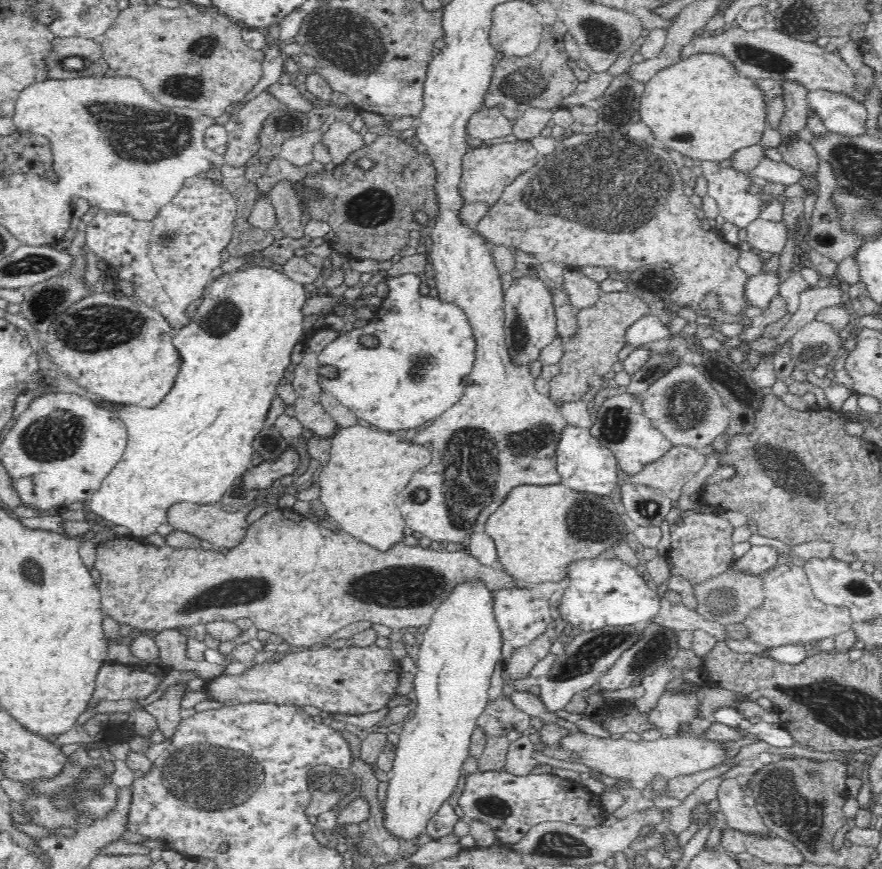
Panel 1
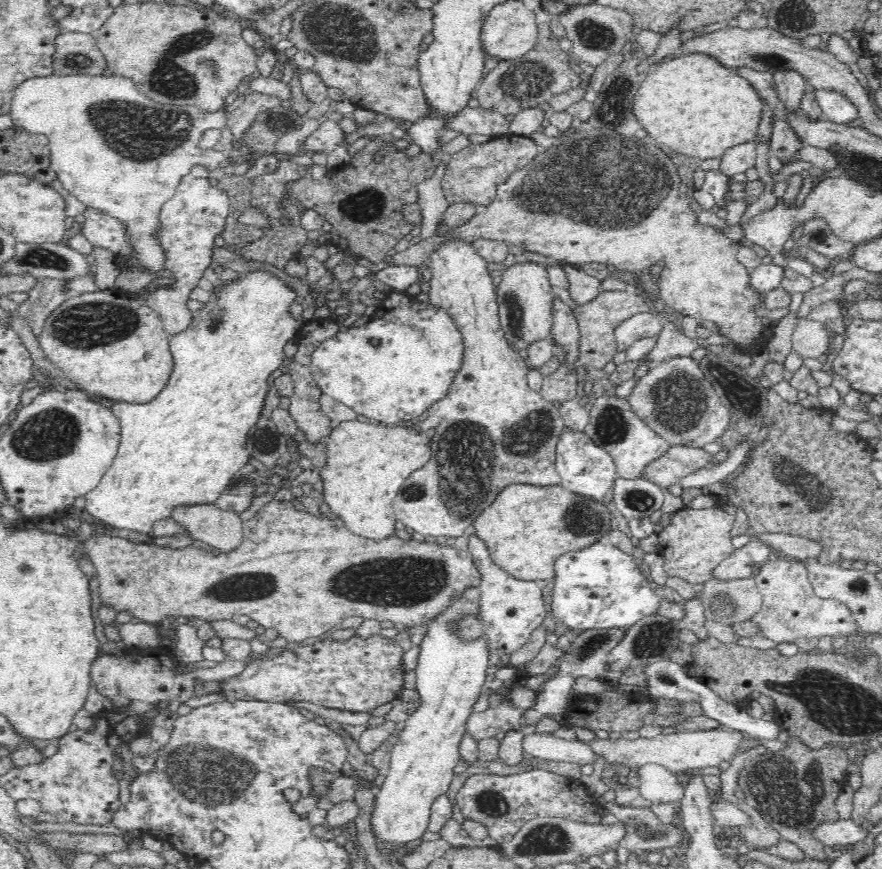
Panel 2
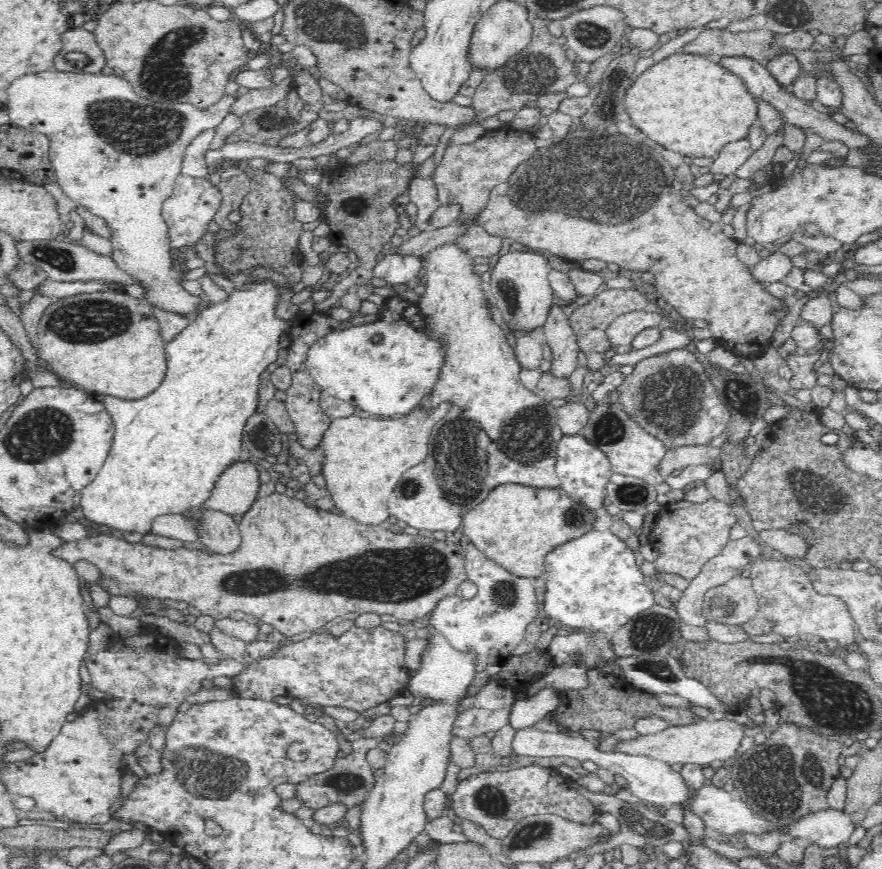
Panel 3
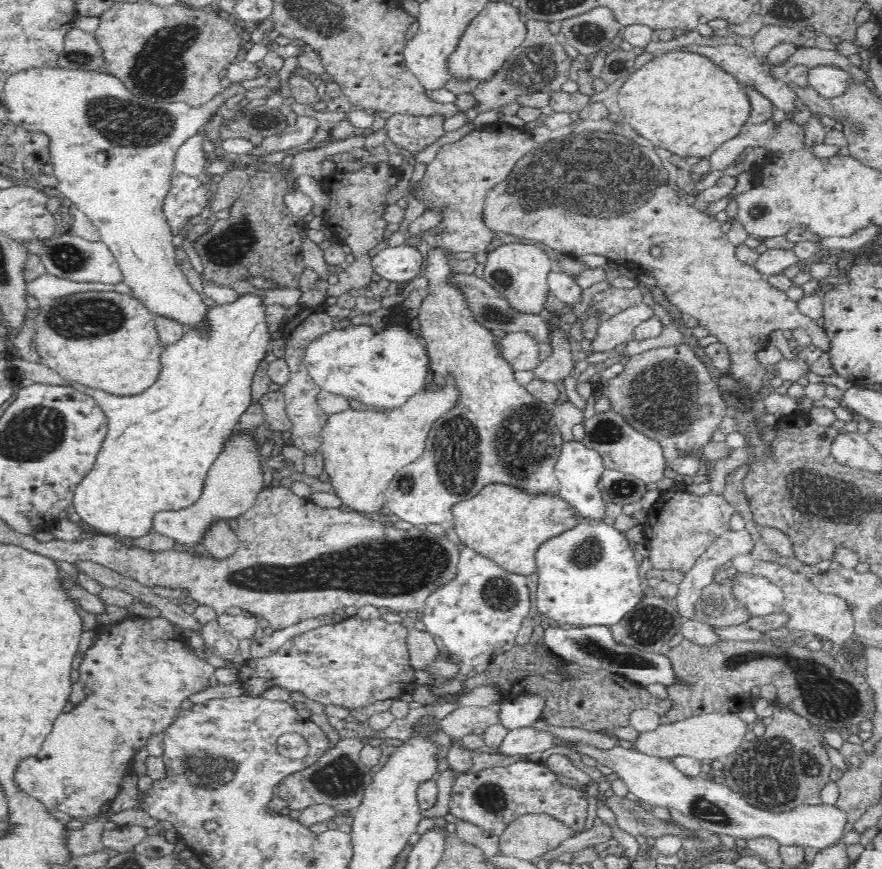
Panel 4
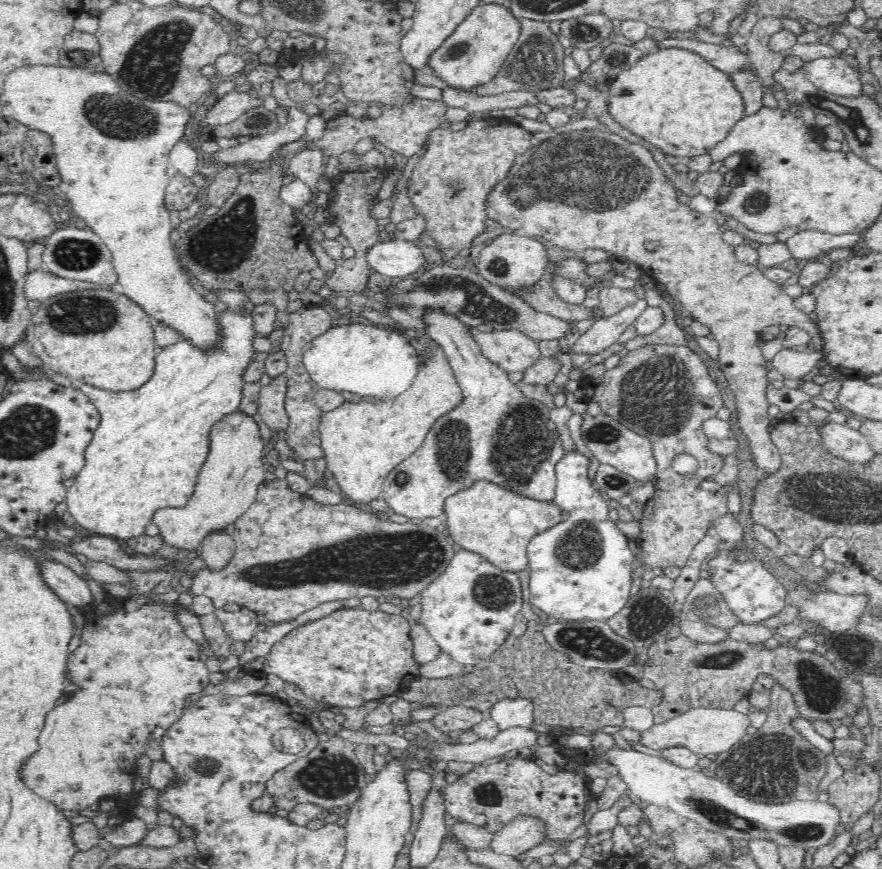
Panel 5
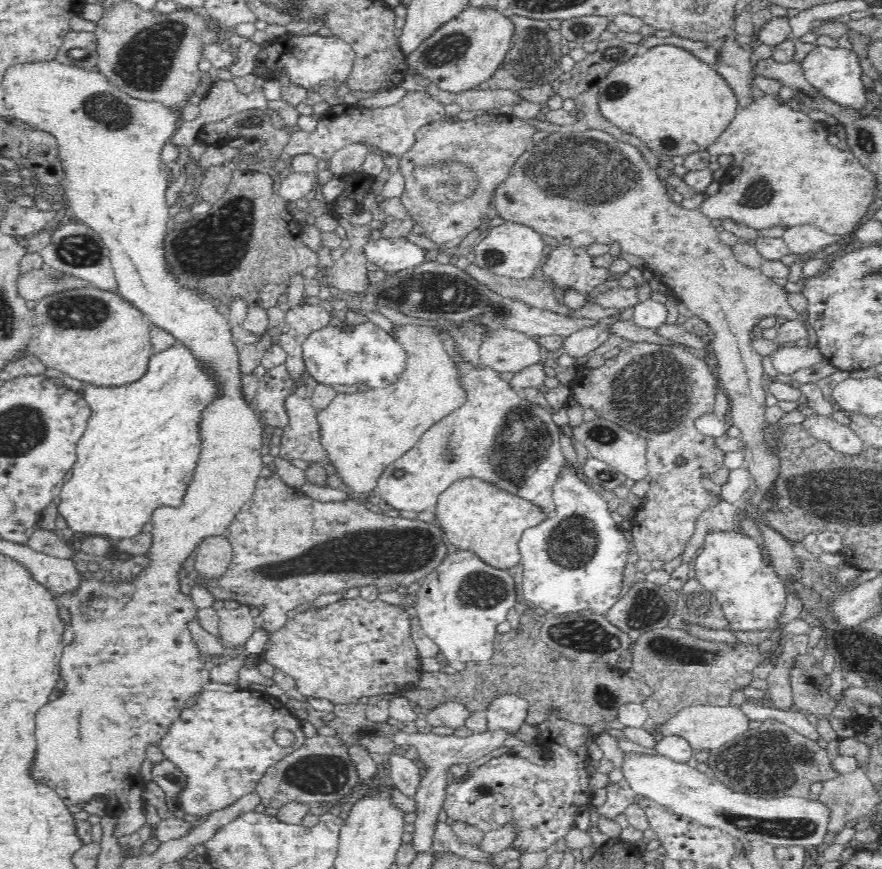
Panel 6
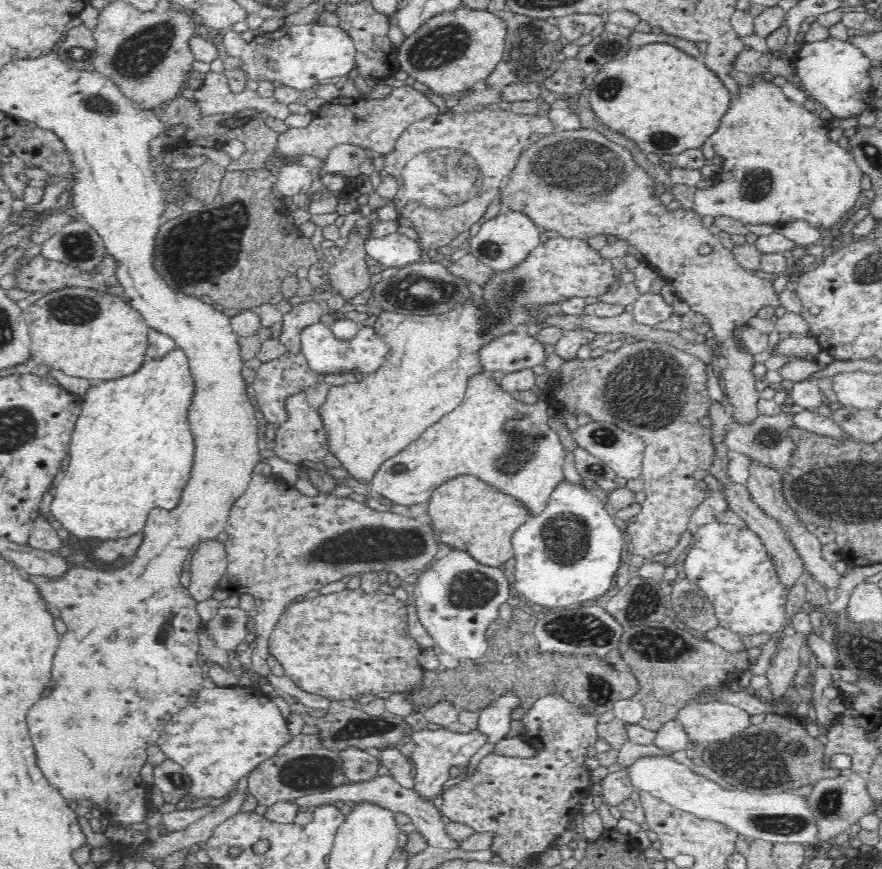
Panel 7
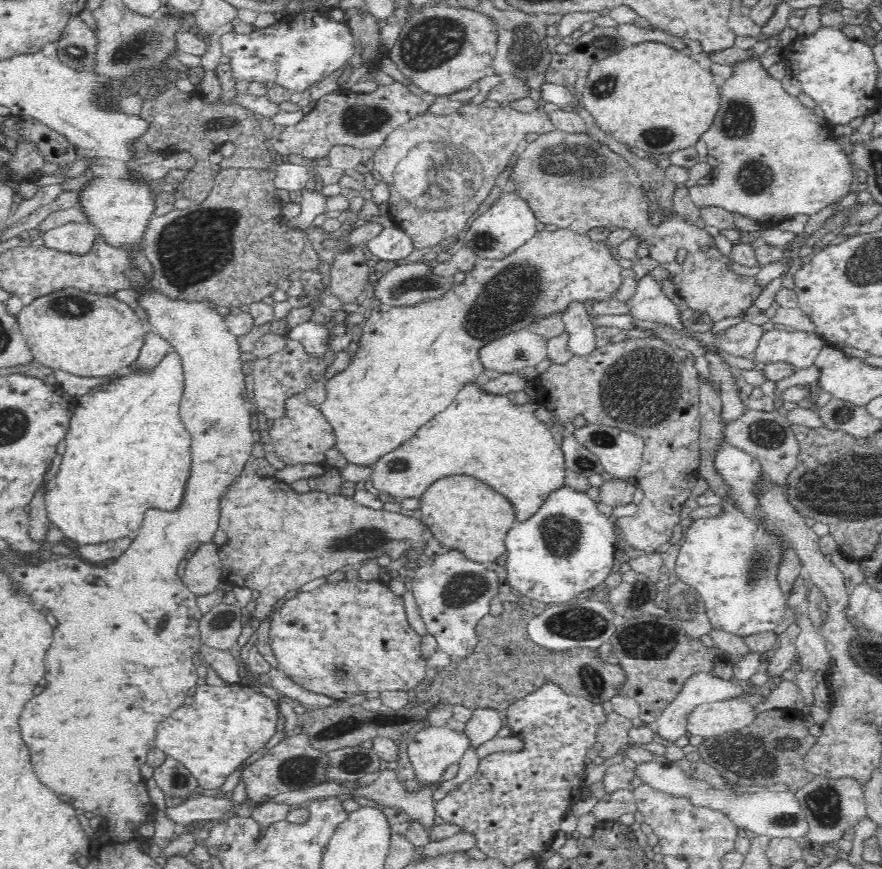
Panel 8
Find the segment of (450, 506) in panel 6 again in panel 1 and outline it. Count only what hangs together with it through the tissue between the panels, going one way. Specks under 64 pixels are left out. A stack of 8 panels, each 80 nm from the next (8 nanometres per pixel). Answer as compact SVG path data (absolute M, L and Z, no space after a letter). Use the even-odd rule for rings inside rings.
M561 482L546 487L538 485L518 485L510 489L501 503L491 512L482 524L482 532L488 534L494 547L498 566L521 584L556 583L565 580L566 567L572 560L600 556L608 544L624 534L622 516L618 514L620 505L609 496L594 496L588 492L576 492Z

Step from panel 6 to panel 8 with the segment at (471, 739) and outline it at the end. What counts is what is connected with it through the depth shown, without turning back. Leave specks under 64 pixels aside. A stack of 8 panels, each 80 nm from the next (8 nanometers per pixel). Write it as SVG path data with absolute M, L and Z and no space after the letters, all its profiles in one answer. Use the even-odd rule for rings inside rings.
M448 726L423 727L414 733L406 746L419 784L440 779L446 768L458 763L466 750L468 739Z

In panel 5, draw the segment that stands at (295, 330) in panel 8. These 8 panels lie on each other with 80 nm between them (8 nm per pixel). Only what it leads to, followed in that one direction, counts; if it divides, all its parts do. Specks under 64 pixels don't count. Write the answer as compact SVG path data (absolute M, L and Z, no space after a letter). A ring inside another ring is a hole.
M349 323L327 328L323 333L315 336L303 348L303 363L312 380L318 383L320 390L348 391L362 397L390 398L394 392L402 392L410 378L415 374L414 356L416 349L402 334L372 324Z

